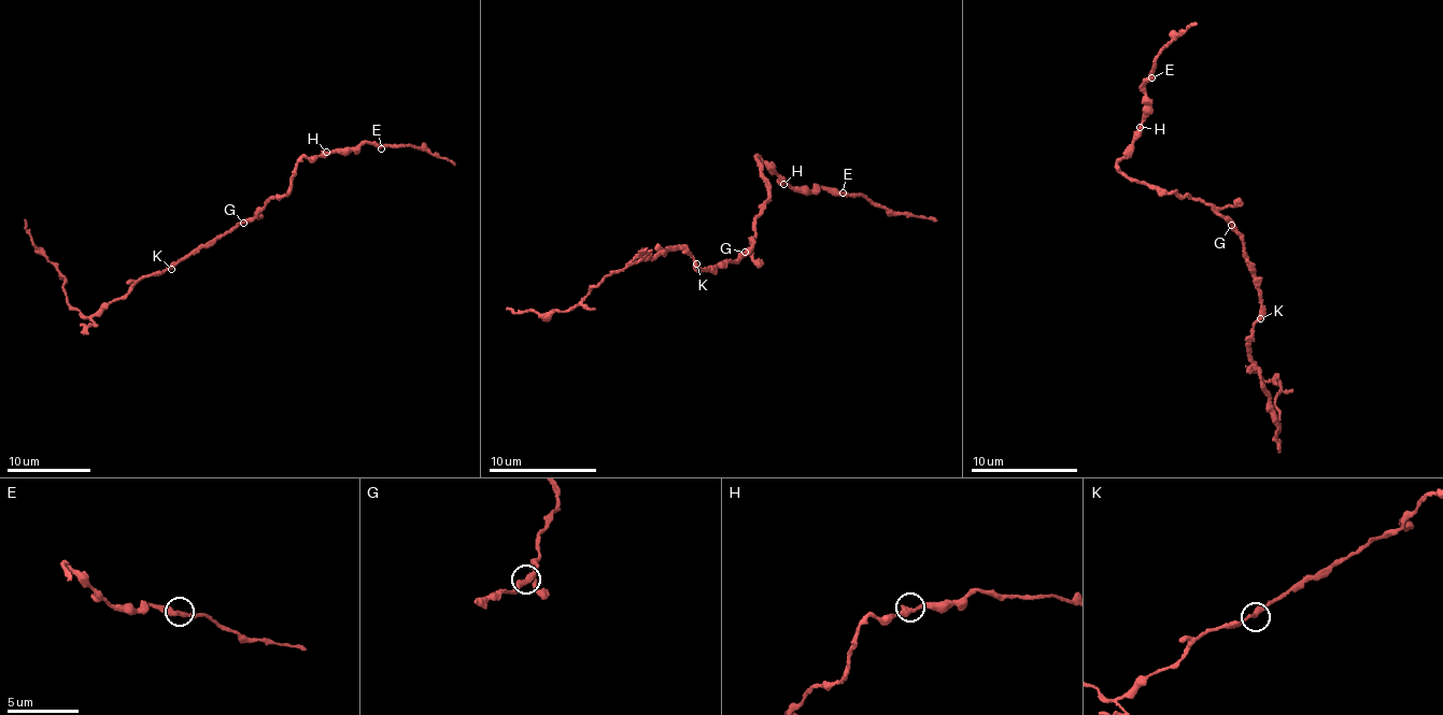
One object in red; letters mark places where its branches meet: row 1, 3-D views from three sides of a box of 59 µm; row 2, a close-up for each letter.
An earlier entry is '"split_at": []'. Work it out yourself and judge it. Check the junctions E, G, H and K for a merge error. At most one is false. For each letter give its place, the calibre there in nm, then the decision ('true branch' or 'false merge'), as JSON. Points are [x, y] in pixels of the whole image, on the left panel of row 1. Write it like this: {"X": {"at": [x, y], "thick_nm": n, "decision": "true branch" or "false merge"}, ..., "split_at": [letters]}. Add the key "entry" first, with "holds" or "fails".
{"entry": "holds", "E": {"at": [381, 148], "thick_nm": 320, "decision": "true branch"}, "G": {"at": [243, 223], "thick_nm": 320, "decision": "true branch"}, "H": {"at": [326, 152], "thick_nm": 320, "decision": "true branch"}, "K": {"at": [171, 269], "thick_nm": 320, "decision": "true branch"}, "split_at": []}

